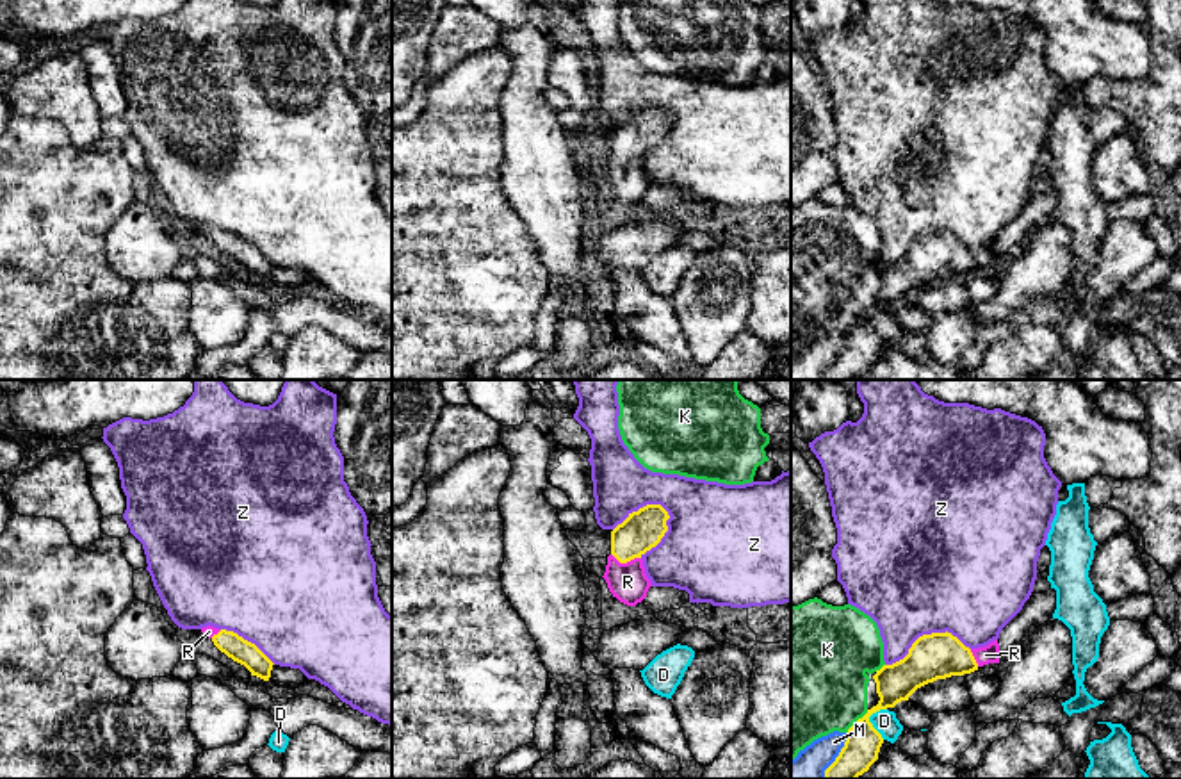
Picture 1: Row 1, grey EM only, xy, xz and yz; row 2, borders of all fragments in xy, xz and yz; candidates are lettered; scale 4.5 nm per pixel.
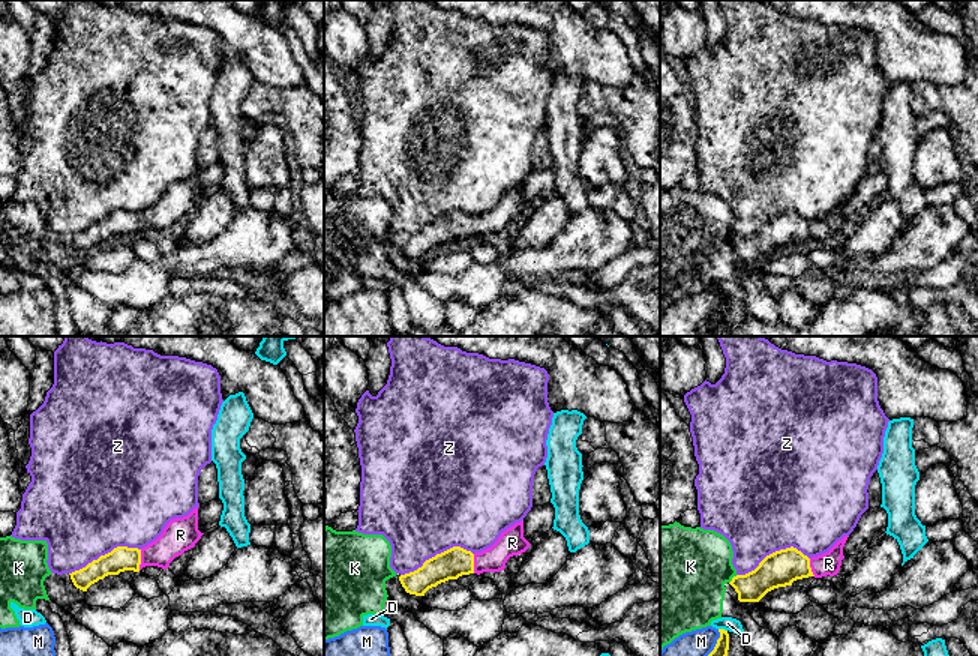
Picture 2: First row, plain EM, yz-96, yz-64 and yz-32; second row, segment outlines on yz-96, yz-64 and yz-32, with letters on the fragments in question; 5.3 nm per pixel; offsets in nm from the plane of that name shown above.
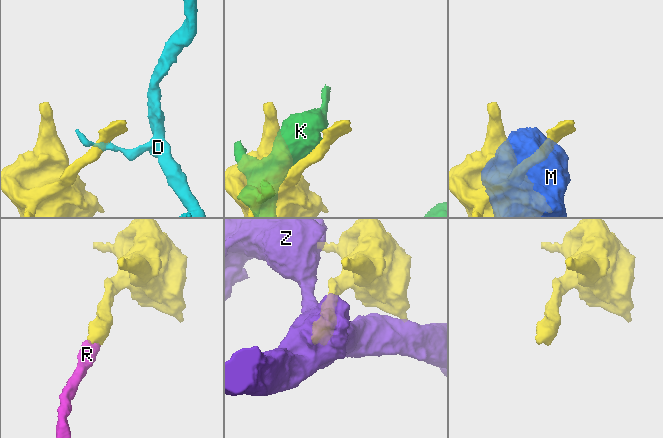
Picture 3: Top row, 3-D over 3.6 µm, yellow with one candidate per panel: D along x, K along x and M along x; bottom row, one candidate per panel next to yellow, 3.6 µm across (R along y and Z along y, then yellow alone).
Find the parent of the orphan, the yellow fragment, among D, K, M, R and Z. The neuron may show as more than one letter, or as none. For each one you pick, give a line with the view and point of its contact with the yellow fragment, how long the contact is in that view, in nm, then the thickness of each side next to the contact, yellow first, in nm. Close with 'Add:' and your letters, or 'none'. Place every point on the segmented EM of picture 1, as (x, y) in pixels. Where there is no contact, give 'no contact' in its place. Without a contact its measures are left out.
R: meets yellow in xz at (626, 562); contact 140 nm long; 180 nm thick on the yellow side, 180 nm on the other
Add: R

